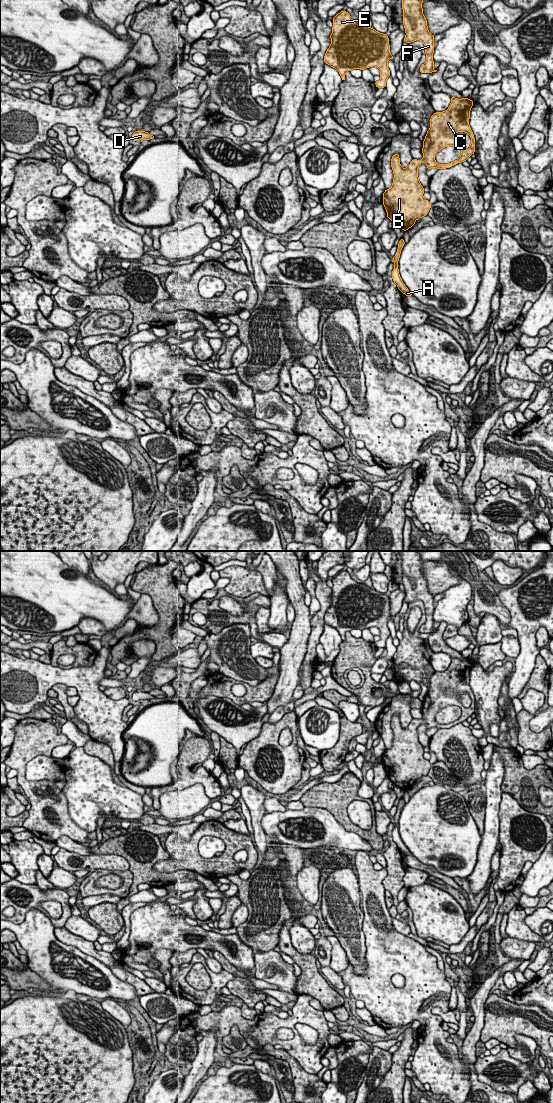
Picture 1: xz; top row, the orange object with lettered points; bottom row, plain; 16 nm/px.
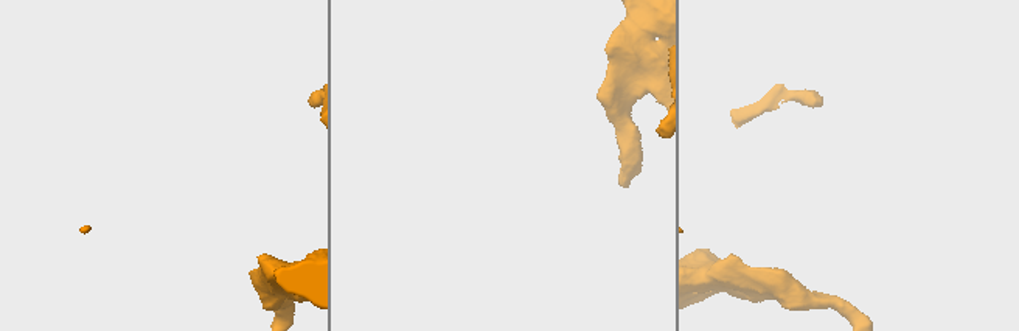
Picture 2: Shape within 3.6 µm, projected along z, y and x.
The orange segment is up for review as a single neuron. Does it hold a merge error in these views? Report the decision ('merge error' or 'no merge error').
no merge error

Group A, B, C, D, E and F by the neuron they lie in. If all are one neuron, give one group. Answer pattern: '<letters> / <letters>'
A B C D E F

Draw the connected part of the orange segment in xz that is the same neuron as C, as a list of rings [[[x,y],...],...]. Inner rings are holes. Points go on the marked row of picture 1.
[[[451,97],[451,103],[446,111],[435,112],[430,117],[430,129],[423,141],[423,159],[413,159],[407,168],[402,168],[399,154],[394,154],[391,167],[394,178],[392,187],[383,193],[383,205],[387,217],[395,226],[407,231],[417,219],[427,216],[431,203],[423,197],[424,187],[419,182],[418,167],[425,162],[427,169],[446,169],[458,163],[467,161],[475,153],[475,138],[469,125],[470,111],[473,101],[463,97]],[[457,131],[467,133],[471,138],[471,145],[464,147],[457,135]],[[447,146],[458,146],[460,157],[448,164],[438,164],[435,155]]]

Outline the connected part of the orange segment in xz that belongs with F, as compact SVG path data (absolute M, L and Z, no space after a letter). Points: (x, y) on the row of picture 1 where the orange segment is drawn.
M402 0L403 25L406 36L403 41L407 44L420 40L424 43L426 61L421 65L420 73L432 73L434 70L434 36L428 31L427 20L423 14L423 0Z

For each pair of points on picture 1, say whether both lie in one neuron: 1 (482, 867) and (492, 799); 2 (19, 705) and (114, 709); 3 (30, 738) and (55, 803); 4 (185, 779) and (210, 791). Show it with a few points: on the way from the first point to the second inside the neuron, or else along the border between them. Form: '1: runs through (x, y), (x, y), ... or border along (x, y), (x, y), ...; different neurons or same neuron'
1: runs through (486, 850), (491, 836), (491, 816); same neuron
2: runs through (43, 682), (47, 678), (75, 678), (90, 693); same neuron
3: runs through (21, 756), (21, 778), (32, 789), (37, 790); same neuron
4: runs through (192, 779), (201, 779), (206, 784); same neuron

